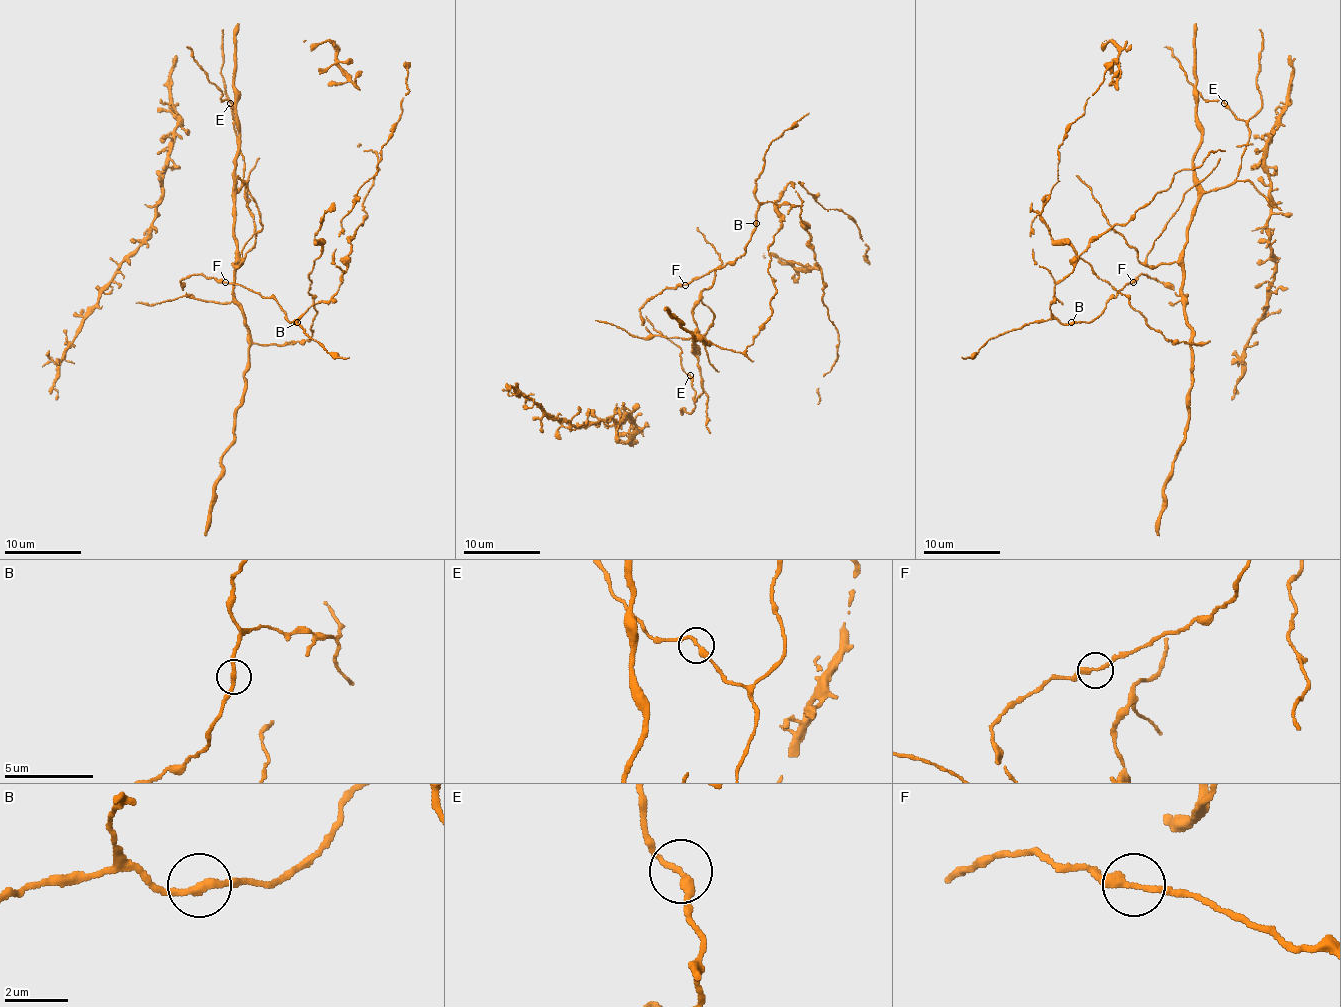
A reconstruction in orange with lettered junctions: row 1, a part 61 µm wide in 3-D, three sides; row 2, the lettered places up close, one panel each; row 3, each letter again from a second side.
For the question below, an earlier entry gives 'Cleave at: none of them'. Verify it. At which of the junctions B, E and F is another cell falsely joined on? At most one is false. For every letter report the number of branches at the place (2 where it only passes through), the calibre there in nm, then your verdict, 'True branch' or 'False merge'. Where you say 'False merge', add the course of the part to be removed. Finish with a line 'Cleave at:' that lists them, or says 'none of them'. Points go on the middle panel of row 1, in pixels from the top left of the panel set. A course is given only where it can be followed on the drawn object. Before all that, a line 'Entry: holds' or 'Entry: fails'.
Entry: holds
B: Branches: 2. Thickness 240 nm. True branch
E: Branches: 2. Thickness 240 nm. True branch
F: Branches: 2. Thickness 240 nm. True branch
Cleave at: none of them

